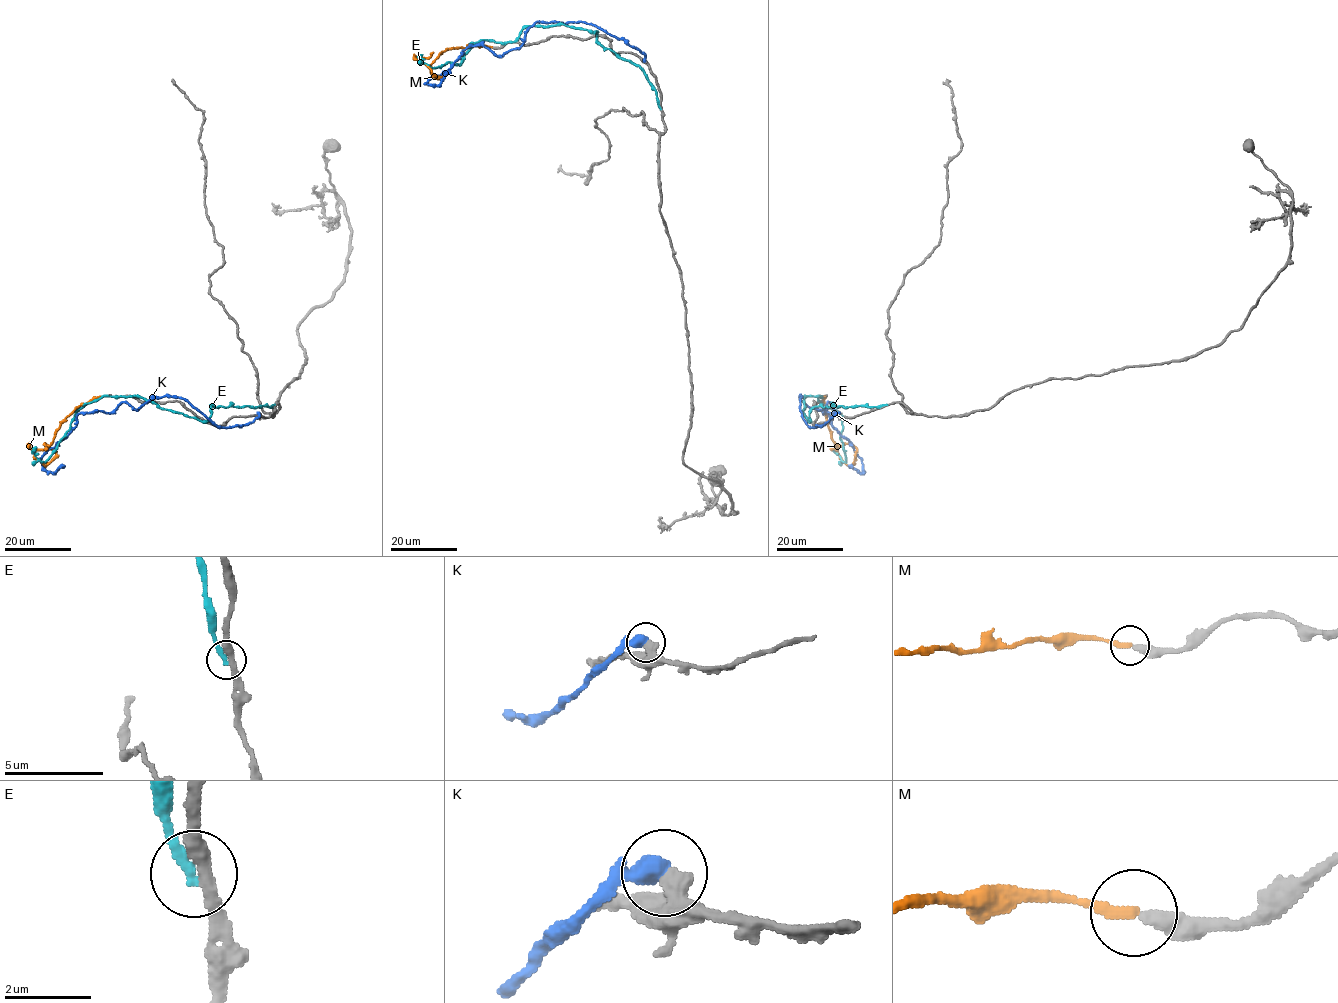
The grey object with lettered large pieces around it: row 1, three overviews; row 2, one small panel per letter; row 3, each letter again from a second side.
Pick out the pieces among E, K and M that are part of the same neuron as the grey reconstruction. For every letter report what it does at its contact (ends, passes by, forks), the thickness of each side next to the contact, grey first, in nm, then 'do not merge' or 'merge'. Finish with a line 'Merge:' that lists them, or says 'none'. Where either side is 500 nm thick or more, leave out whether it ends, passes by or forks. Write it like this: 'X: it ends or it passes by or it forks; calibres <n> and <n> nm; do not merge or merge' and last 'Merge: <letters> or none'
E: it ends; calibres 260 and 200 nm; do not merge
K: calibres 460 and 550 nm; do not merge
M: it ends; calibres 340 and 240 nm; merge
Merge: M

